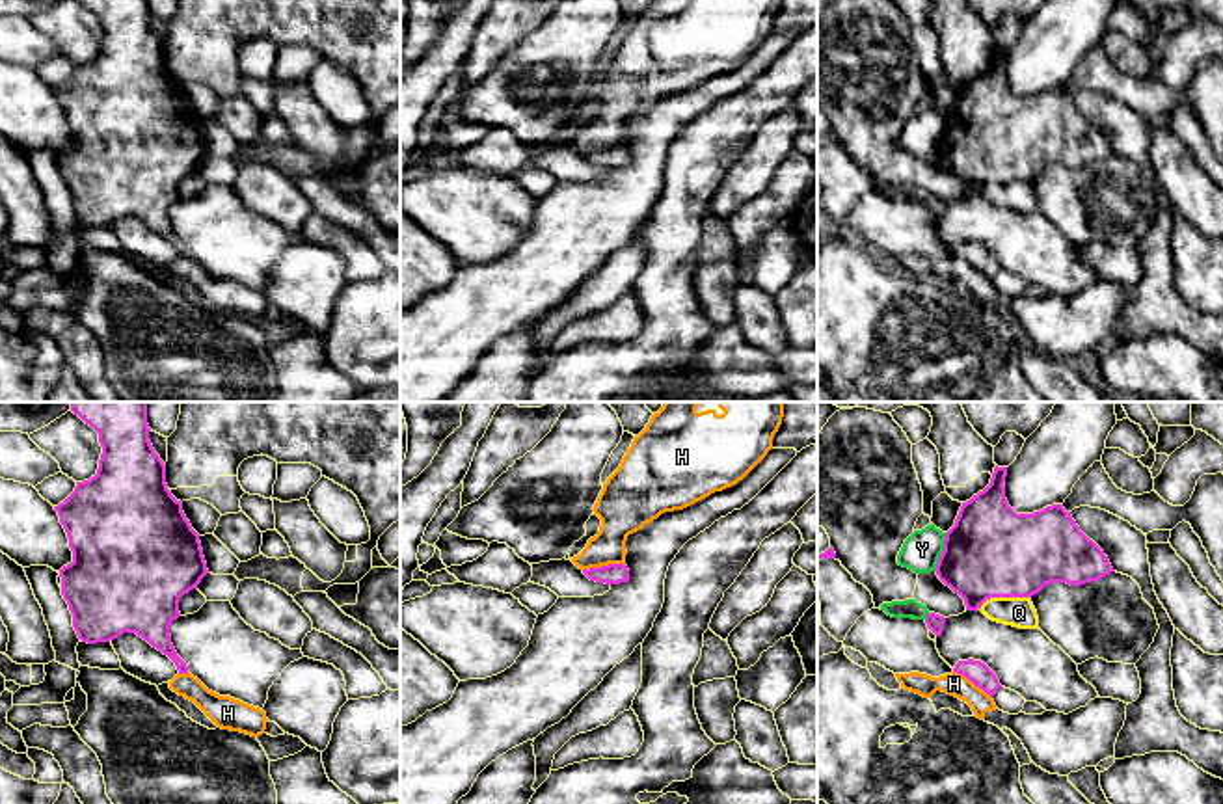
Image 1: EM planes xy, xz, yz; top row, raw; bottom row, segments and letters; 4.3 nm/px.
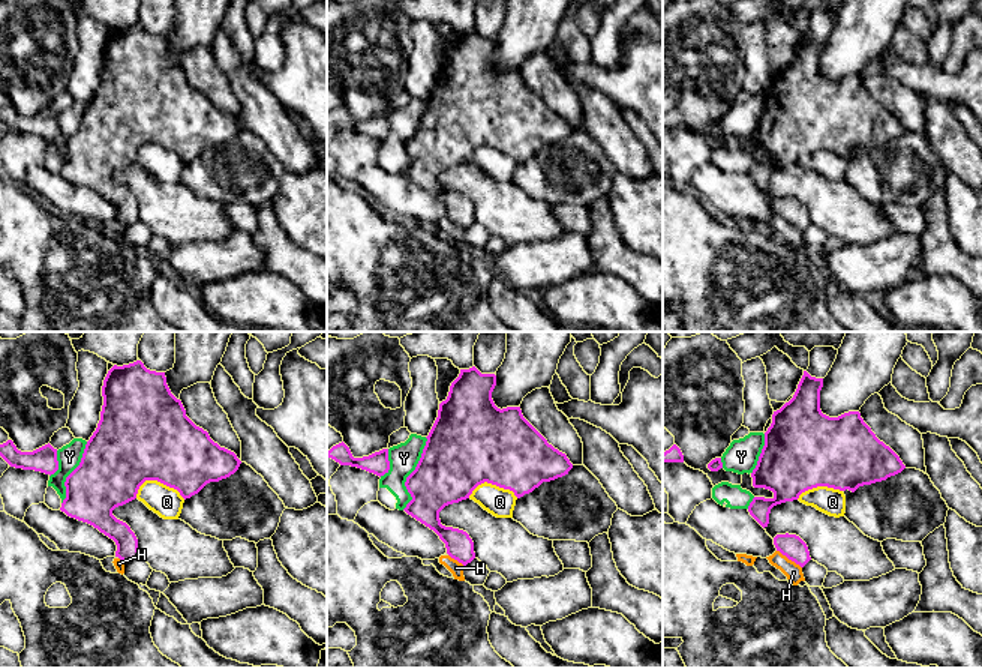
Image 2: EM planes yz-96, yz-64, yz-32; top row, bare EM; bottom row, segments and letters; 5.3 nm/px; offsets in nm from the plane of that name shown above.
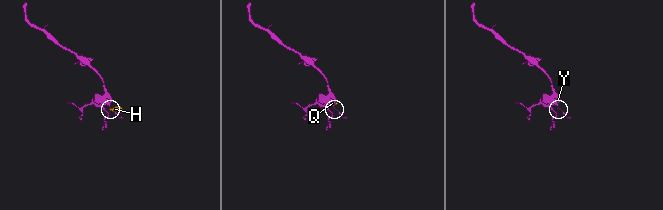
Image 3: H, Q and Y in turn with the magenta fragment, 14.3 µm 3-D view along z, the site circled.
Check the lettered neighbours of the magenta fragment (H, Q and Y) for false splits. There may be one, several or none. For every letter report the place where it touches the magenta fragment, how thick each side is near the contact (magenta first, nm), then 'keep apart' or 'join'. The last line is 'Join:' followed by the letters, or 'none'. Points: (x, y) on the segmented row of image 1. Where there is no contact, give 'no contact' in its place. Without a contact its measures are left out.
H: xz (602, 566) | 90/200 nm | keep apart
Q: yz (1002, 596) | 400/130 nm | keep apart
Y: yz (942, 551) | 400/160 nm | keep apart
Join: none

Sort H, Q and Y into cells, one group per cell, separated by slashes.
H / Q / Y

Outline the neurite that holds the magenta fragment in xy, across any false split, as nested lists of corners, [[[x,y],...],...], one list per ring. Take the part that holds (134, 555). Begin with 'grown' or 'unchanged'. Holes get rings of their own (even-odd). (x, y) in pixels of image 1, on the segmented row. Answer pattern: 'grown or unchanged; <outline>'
unchanged; [[[71,402],[71,411],[99,434],[102,454],[97,475],[76,482],[74,491],[54,510],[63,525],[73,562],[60,570],[61,596],[73,614],[73,627],[82,642],[110,642],[123,633],[136,633],[153,648],[168,655],[179,674],[188,674],[186,663],[177,655],[169,625],[181,616],[179,601],[197,588],[208,573],[199,534],[192,529],[166,484],[166,465],[149,441],[147,402]]]

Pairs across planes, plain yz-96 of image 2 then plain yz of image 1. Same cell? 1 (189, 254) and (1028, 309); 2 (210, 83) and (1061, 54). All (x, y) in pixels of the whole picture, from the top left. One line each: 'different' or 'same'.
1: same
2: different

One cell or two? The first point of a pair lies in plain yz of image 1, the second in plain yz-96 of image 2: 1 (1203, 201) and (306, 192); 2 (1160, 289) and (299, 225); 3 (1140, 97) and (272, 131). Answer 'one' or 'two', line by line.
1: two
2: two
3: two

